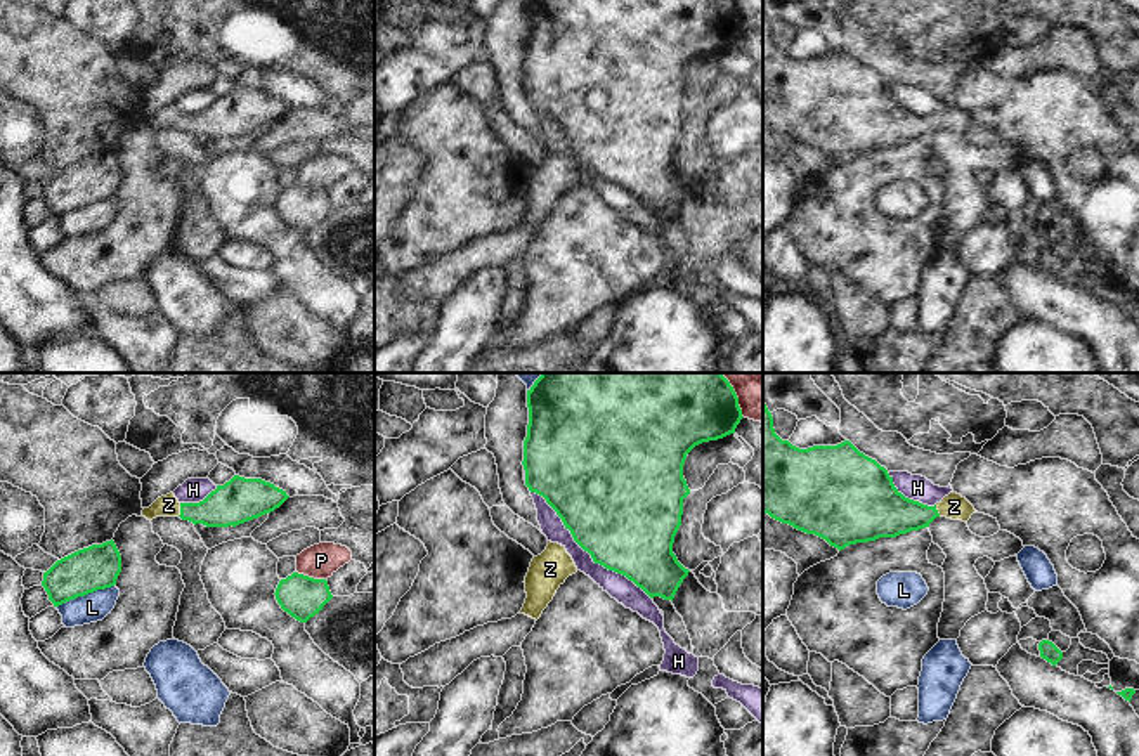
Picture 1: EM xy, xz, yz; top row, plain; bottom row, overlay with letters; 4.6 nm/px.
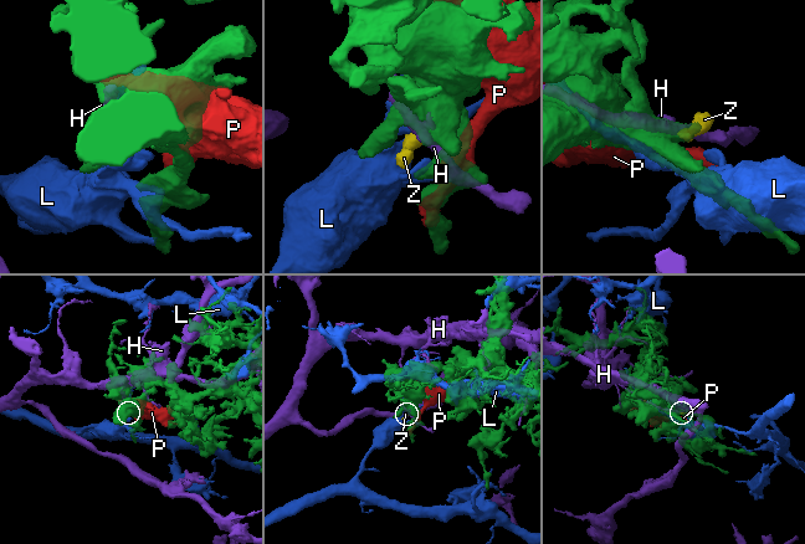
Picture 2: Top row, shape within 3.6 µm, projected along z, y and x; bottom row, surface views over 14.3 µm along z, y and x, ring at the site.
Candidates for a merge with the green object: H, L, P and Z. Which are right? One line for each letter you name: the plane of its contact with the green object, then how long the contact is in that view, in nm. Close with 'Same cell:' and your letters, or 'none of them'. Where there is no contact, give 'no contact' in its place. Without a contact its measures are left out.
Z: contact in xy; length 70 nm
Same cell: Z

